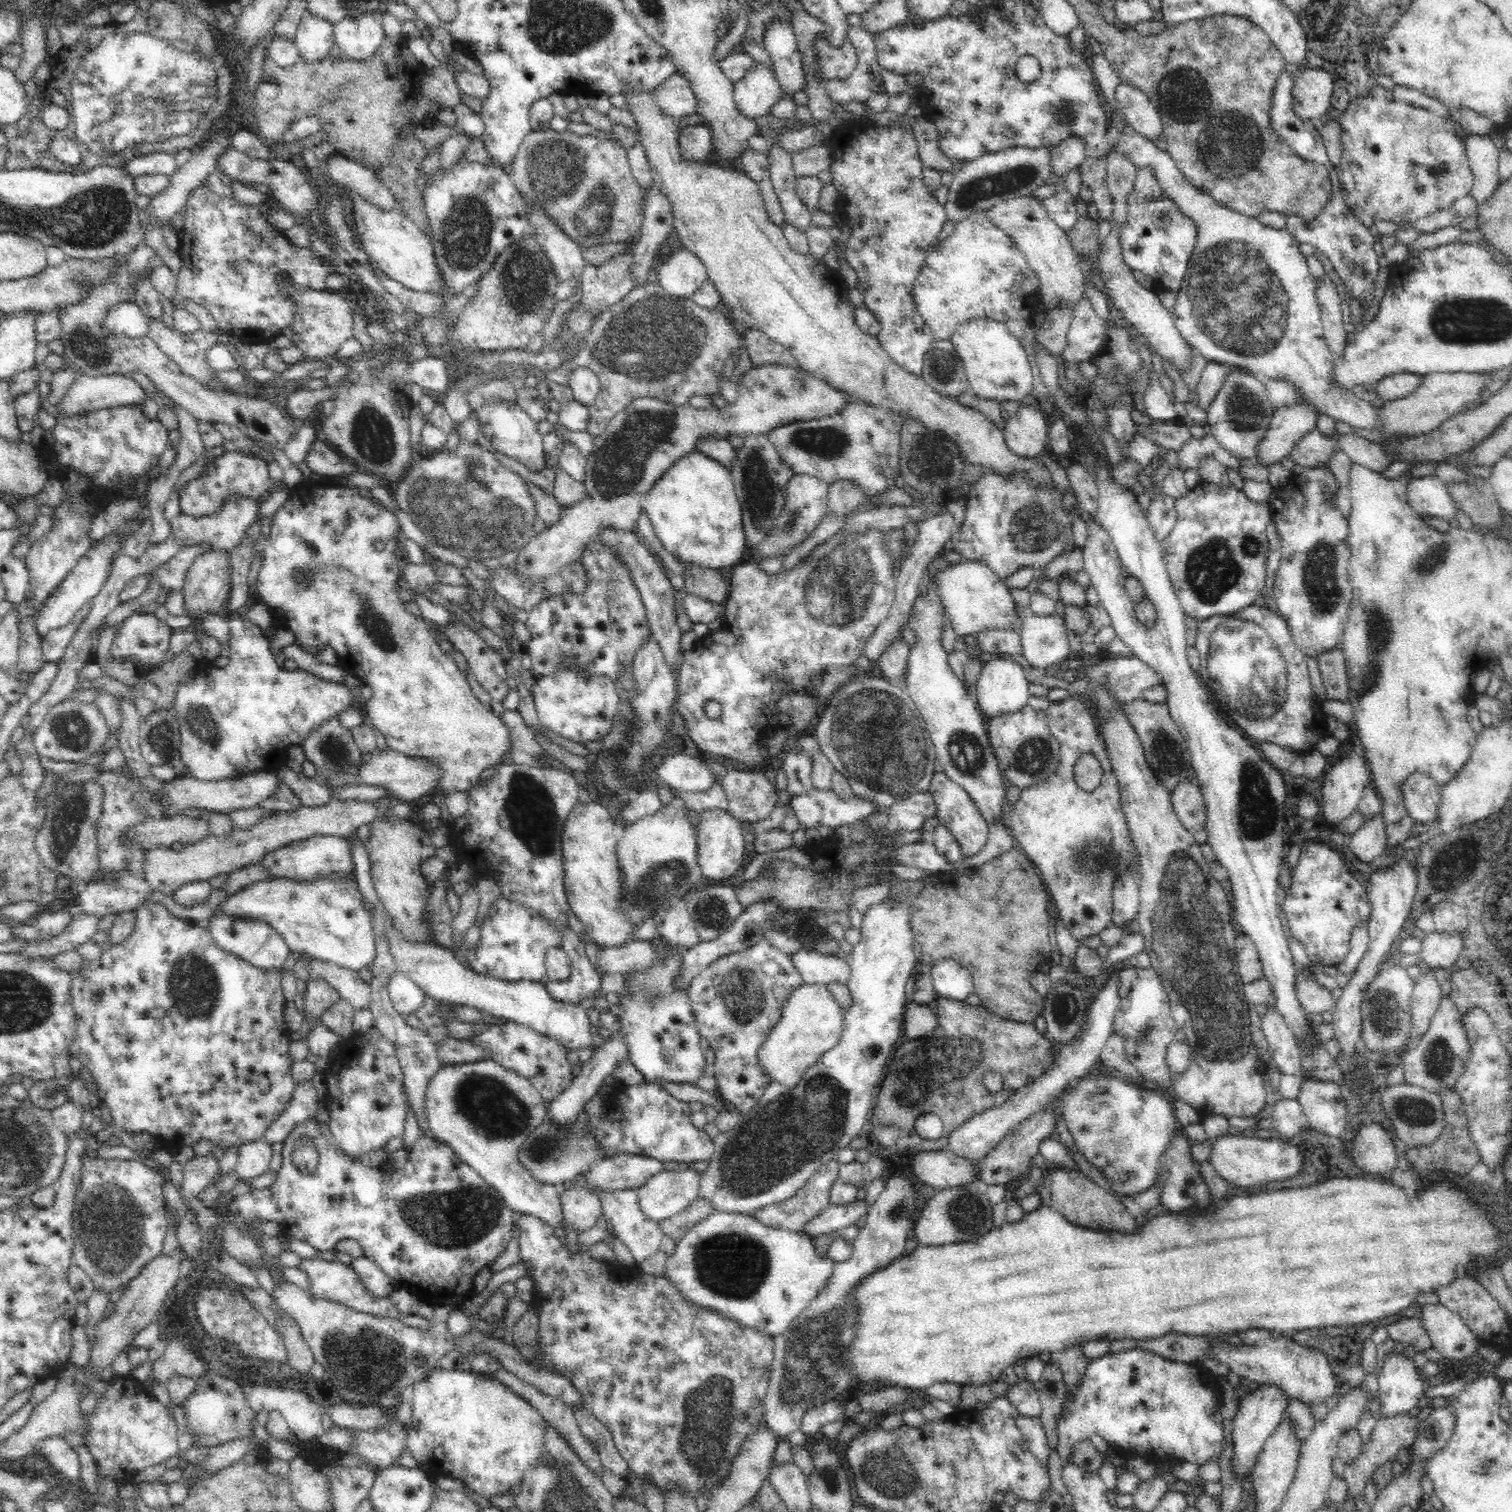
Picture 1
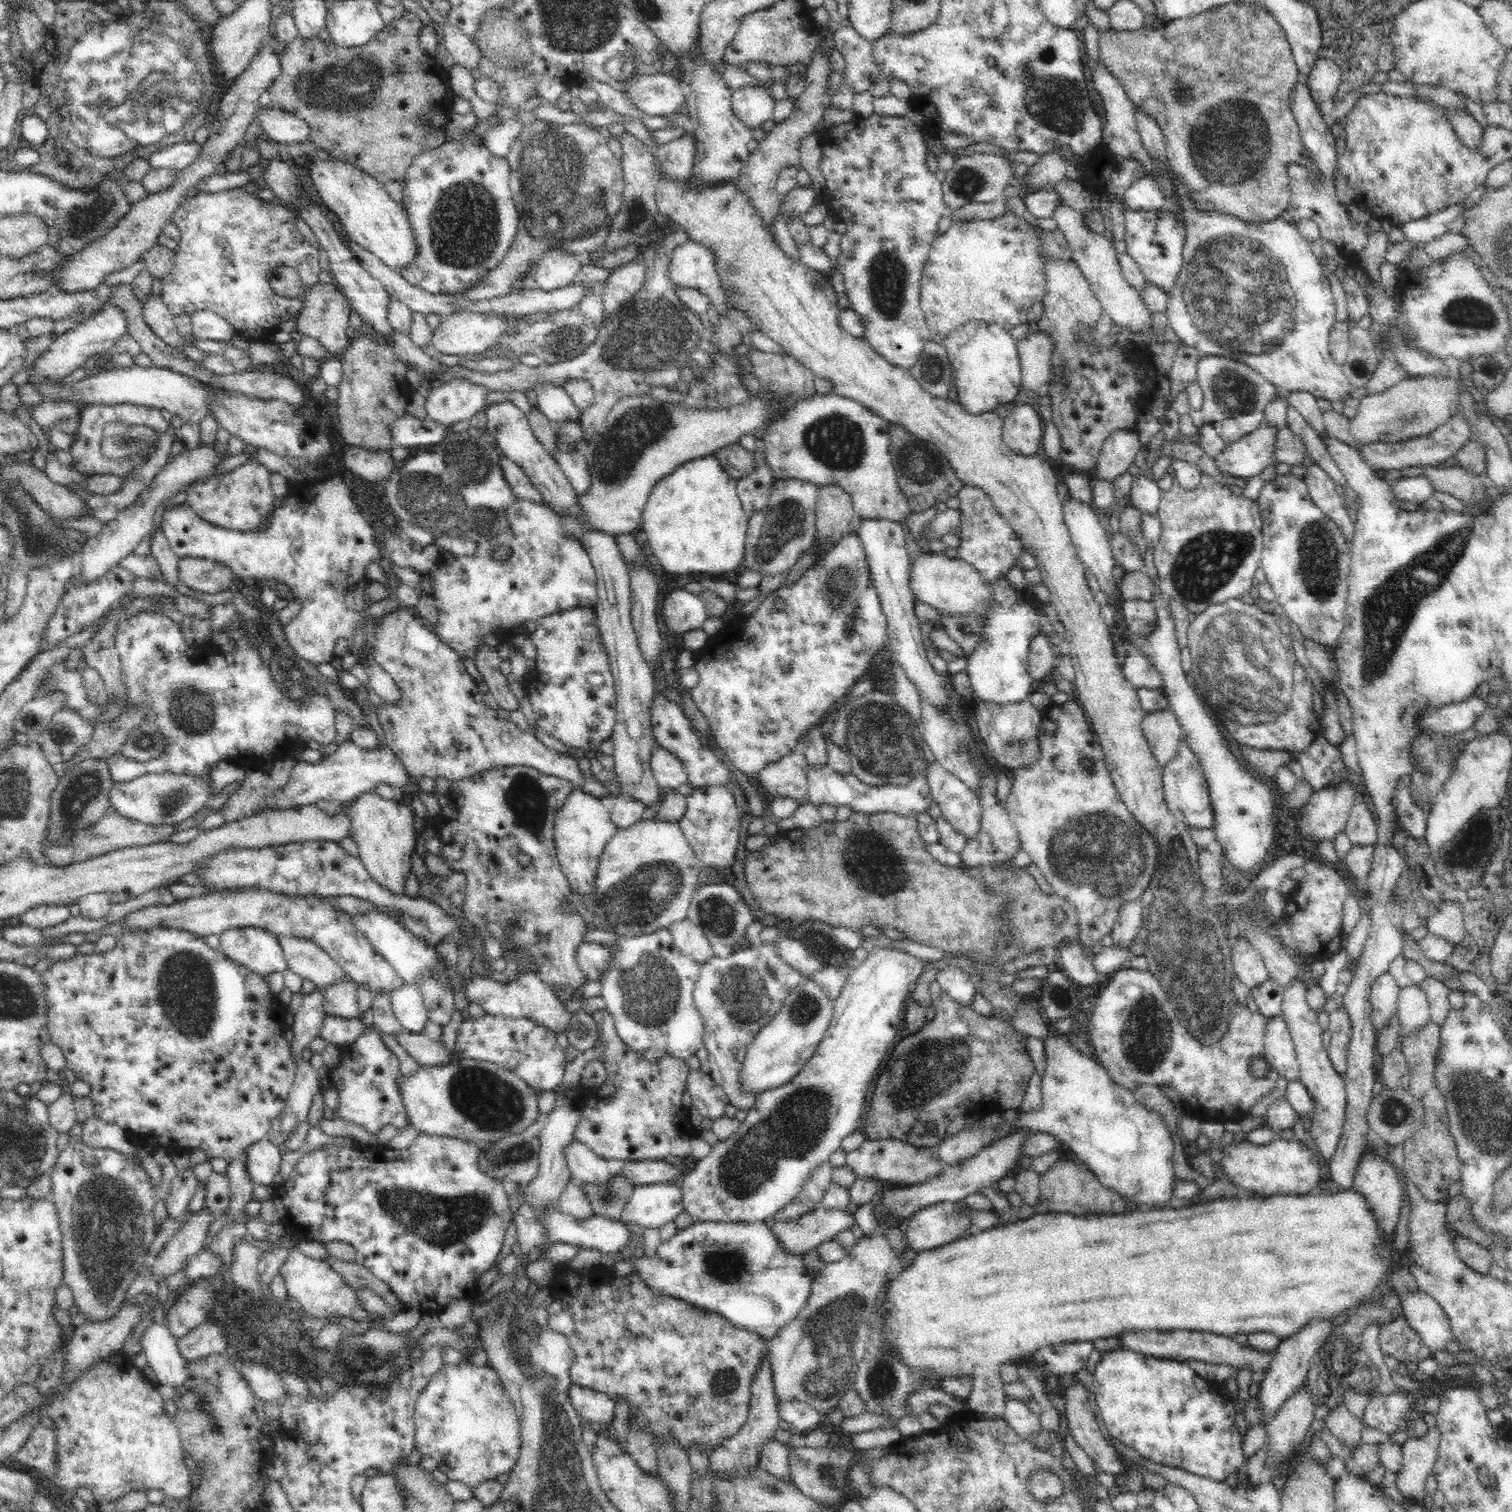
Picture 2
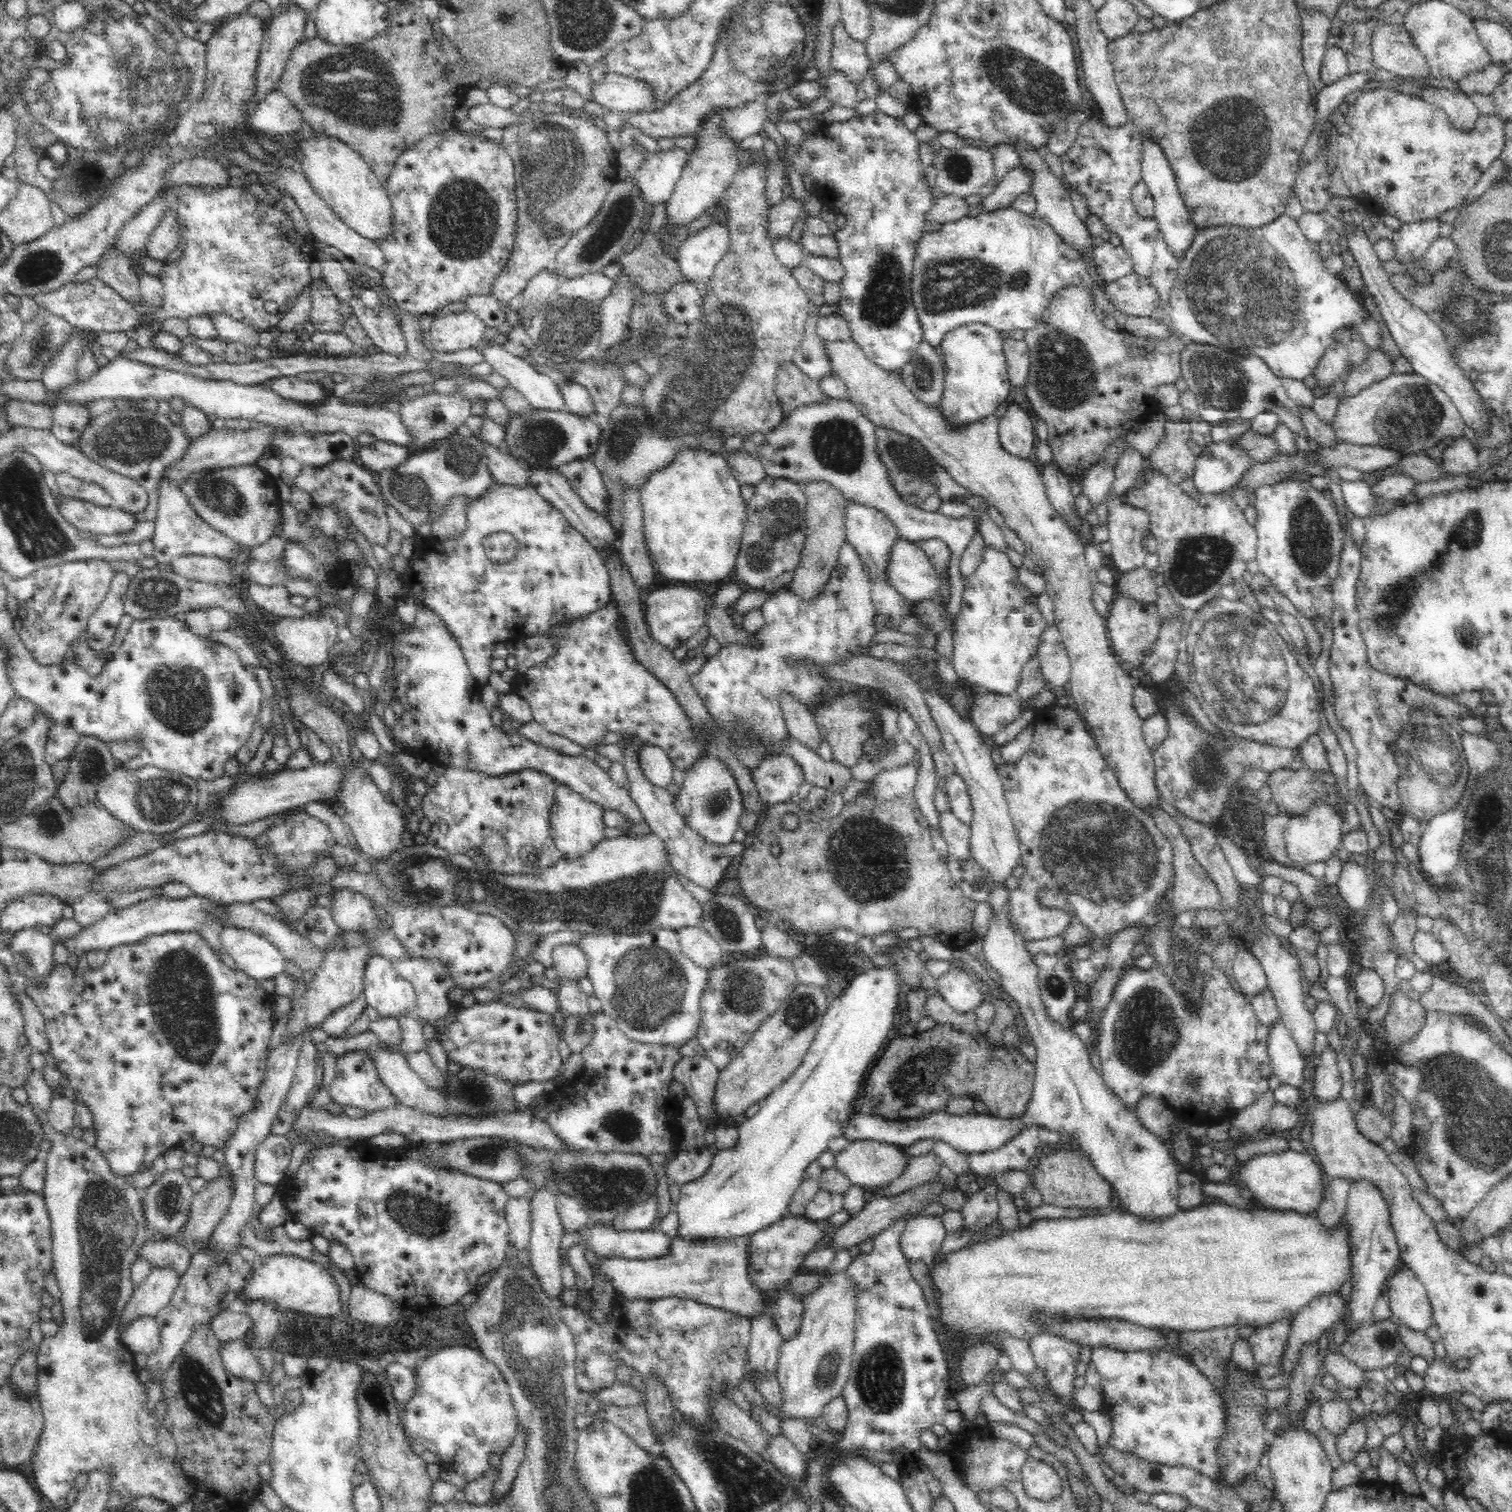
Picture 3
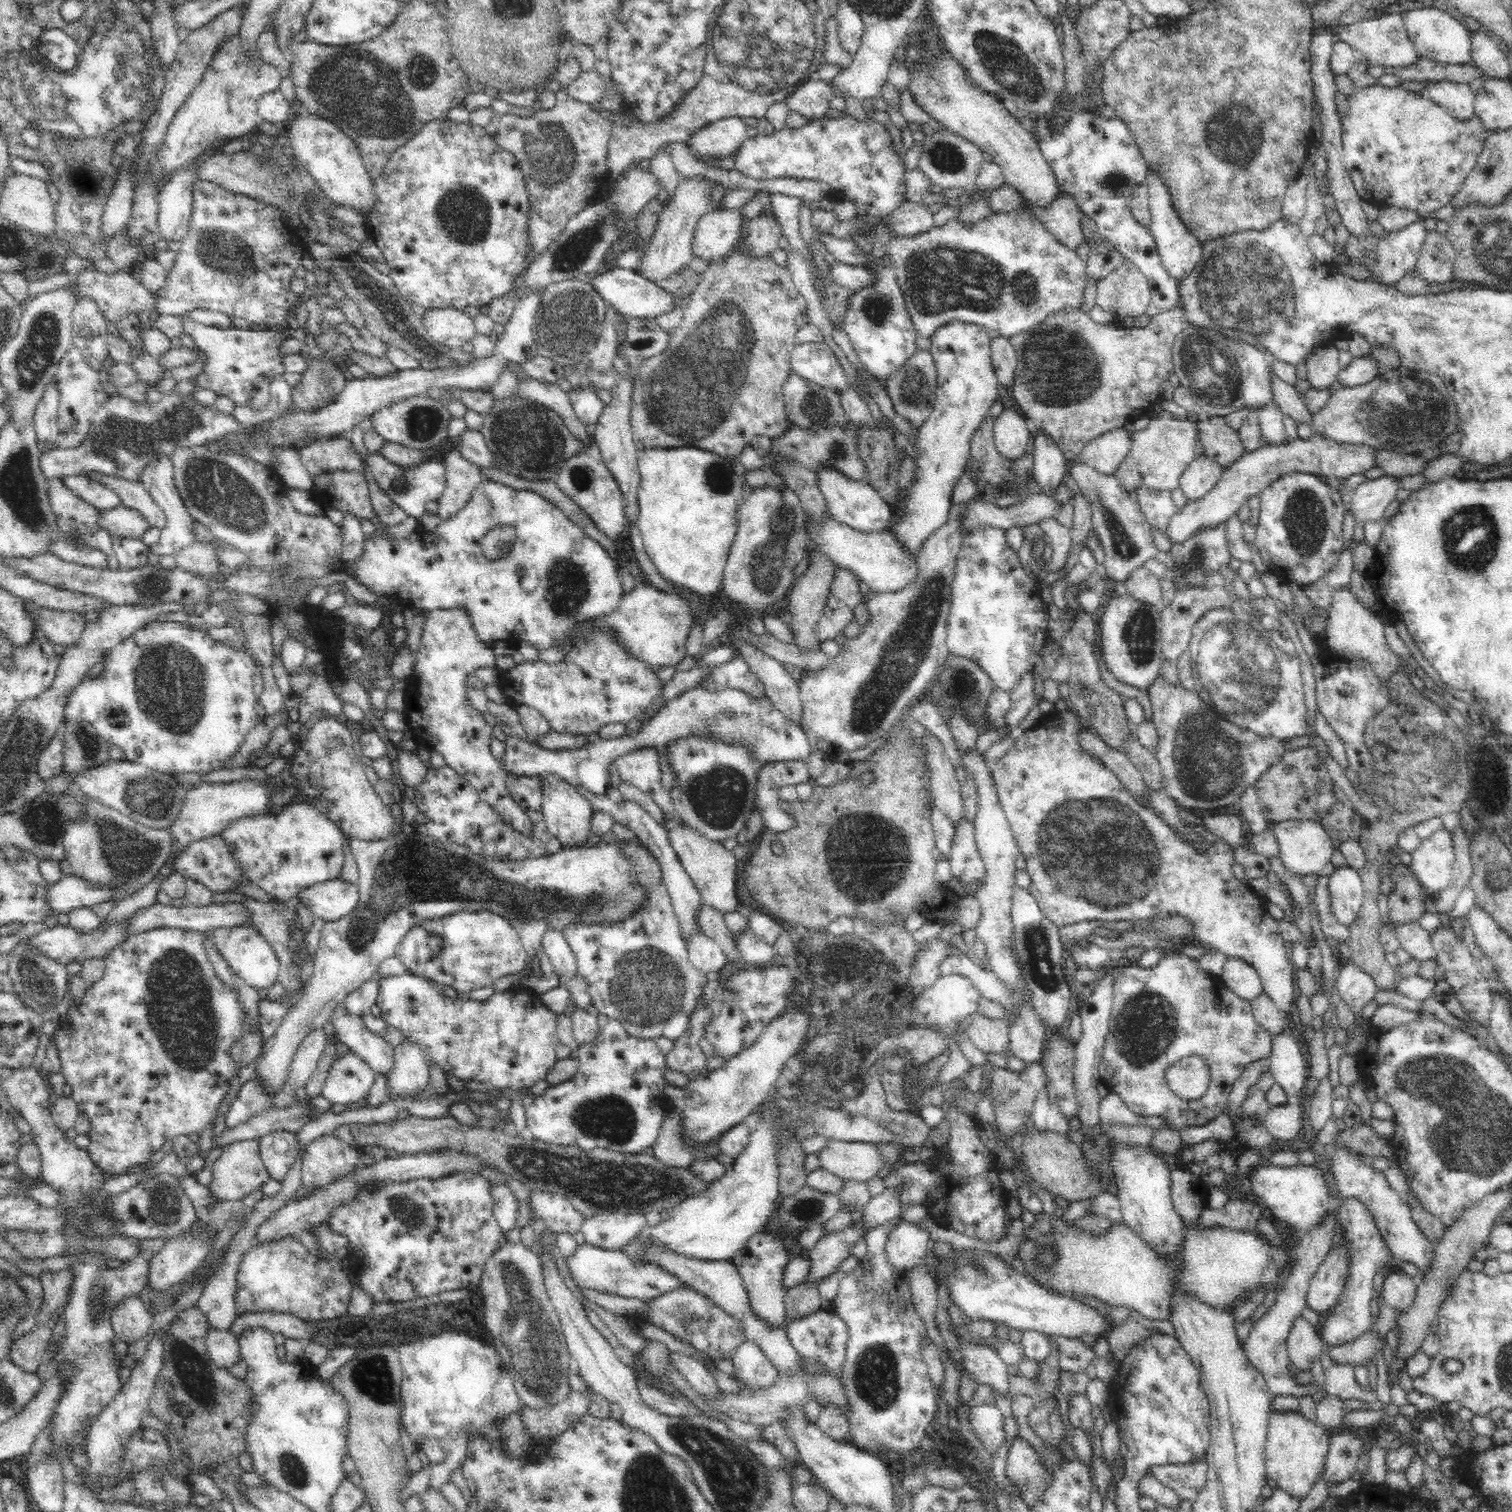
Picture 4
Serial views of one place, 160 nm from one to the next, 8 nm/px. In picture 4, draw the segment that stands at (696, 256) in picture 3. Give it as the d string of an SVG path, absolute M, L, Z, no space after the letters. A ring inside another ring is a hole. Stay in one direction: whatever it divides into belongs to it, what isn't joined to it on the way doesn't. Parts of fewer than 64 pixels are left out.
M741 209L706 211L697 220L693 238L694 256L708 260L720 258L737 247L744 230L745 214Z

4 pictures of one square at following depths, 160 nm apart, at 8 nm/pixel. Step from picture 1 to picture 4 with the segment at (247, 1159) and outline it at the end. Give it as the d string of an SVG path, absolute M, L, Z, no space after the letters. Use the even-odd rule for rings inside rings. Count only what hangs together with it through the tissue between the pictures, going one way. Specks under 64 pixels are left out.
M275 1130L260 1137L260 1154L270 1177L280 1181L286 1176L297 1155L294 1132Z

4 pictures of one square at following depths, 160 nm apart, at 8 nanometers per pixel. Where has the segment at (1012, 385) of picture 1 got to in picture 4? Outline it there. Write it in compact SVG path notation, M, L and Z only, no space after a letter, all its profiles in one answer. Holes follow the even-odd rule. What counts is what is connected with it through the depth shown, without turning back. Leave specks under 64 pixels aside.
M952 320L951 322L946 322L940 328L934 330L934 334L930 336L930 353L934 358L934 364L936 366L936 375L937 375L937 390L933 397L933 411L930 413L930 416L924 421L924 424L920 426L917 430L916 440L914 440L914 454L916 454L916 462L914 462L913 477L911 480L910 486L906 490L902 491L900 500L894 506L892 506L892 518L890 520L890 526L888 530L891 532L893 539L899 544L903 552L911 559L911 562L914 562L914 558L918 558L918 554L922 550L922 545L925 544L926 540L934 534L934 531L937 528L940 528L946 521L949 513L950 505L952 504L952 492L954 490L955 484L958 482L960 475L963 473L964 467L968 464L971 458L971 443L972 436L974 432L978 430L982 419L989 414L989 409L992 404L999 397L1000 385L998 385L998 379L994 375L994 369L990 364L990 340L992 340L987 332L988 330L980 327L979 325L966 323L962 320Z

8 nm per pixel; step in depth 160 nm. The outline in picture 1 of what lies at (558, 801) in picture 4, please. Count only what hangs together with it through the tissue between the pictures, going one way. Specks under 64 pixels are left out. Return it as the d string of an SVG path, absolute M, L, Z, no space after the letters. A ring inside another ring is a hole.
M590 800L586 804L578 802L574 804L573 810L568 812L568 817L562 826L562 855L564 868L564 886L572 912L584 924L586 934L596 946L618 946L630 941L628 934L634 930L632 924L627 923L617 908L617 896L621 889L618 861L616 861L616 844L618 838L614 834L614 820L606 806Z

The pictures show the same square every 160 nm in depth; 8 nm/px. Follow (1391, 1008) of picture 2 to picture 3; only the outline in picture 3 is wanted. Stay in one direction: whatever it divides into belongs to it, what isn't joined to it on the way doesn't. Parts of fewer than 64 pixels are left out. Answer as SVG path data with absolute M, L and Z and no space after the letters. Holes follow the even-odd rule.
M1362 967L1348 981L1350 988L1356 992L1360 1004L1369 1009L1375 1008L1384 996L1384 983L1374 968Z

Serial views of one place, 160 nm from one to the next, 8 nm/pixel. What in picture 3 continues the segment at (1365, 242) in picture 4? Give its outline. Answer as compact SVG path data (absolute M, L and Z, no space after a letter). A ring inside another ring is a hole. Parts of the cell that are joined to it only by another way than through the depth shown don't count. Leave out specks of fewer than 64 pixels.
M1438 219L1410 221L1393 231L1391 236L1394 247L1393 258L1400 264L1414 264L1422 258L1432 241L1439 235Z

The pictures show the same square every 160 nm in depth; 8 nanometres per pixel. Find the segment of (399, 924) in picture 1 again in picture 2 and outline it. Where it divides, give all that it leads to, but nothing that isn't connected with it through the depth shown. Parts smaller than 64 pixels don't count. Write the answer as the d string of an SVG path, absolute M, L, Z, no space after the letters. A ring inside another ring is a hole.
M374 789L360 794L350 803L341 806L342 815L350 821L350 834L358 844L359 858L367 872L392 891L404 892L404 883L411 872L411 854L416 850L417 835L414 830L414 811L410 806L398 804L395 799L381 798Z

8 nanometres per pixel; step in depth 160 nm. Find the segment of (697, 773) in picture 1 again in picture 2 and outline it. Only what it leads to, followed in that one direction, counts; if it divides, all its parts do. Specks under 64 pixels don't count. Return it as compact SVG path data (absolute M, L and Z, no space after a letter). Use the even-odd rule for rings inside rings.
M655 746L649 763L660 787L678 790L686 784L686 771L682 763L665 748Z

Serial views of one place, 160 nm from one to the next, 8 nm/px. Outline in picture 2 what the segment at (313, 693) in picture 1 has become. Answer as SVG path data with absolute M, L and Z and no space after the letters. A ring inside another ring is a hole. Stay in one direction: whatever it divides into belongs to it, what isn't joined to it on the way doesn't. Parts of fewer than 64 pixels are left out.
M138 611L130 618L122 618L116 628L114 640L120 657L121 690L123 696L110 696L105 703L96 703L86 693L82 680L82 673L78 669L70 670L68 662L62 660L46 668L46 672L37 682L36 691L46 690L46 695L59 692L63 696L62 709L78 714L82 720L92 726L110 724L118 720L125 712L133 710L143 718L143 722L153 724L163 736L164 750L156 758L146 762L129 761L121 756L111 756L106 759L114 781L129 781L147 772L170 771L176 774L195 776L200 780L210 781L212 770L222 760L229 761L238 754L262 754L266 750L274 752L282 742L297 738L308 740L314 738L320 745L334 742L336 731L334 728L334 707L323 693L311 696L300 703L298 696L291 692L284 695L269 670L269 666L262 660L256 645L243 634L241 627L233 621L222 626L220 630L233 643L231 651L234 660L228 664L224 654L209 645L194 646L186 643L180 624L170 620L168 616L158 612Z

